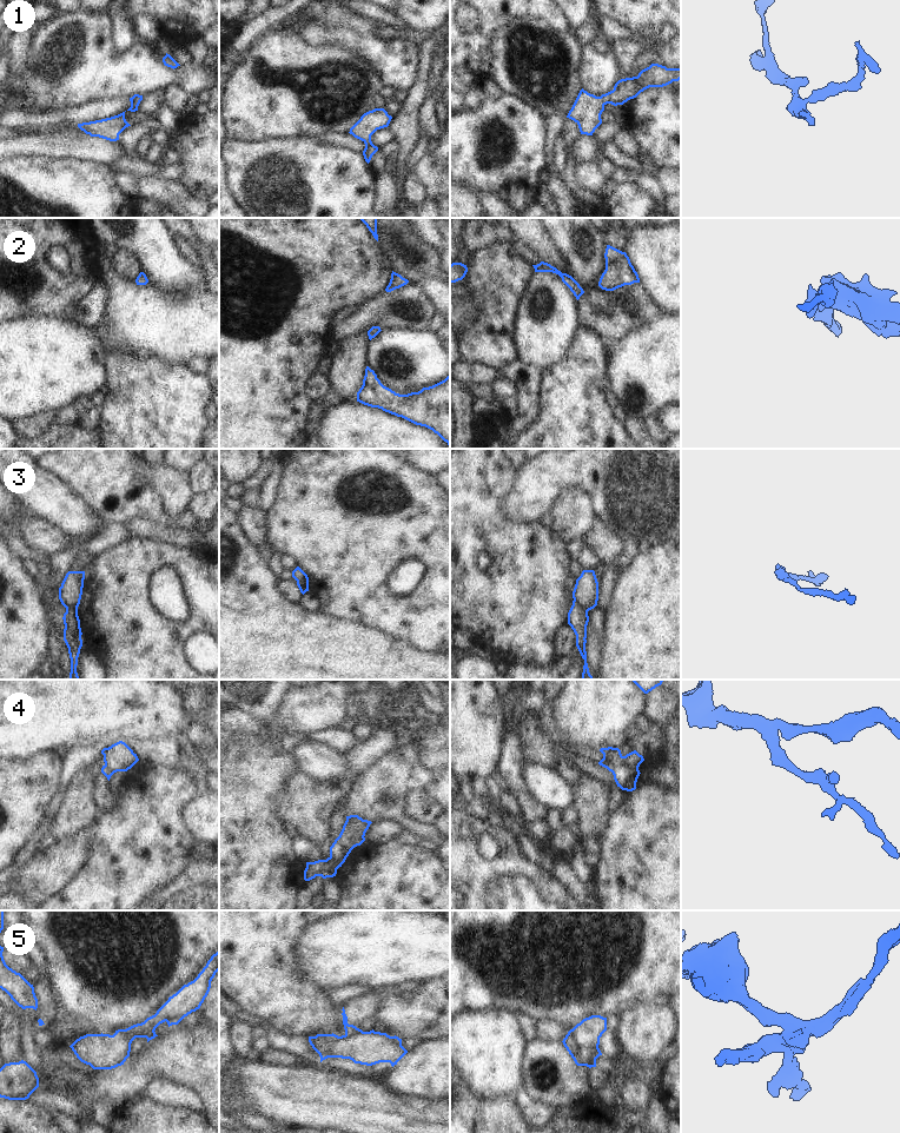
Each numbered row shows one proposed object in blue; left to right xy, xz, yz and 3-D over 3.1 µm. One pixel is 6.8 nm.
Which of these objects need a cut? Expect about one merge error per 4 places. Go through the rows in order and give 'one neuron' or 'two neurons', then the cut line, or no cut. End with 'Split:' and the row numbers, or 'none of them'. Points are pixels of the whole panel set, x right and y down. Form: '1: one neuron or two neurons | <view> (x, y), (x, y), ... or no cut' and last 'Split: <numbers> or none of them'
1: one neuron | no cut
2: one neuron | no cut
3: two neurons | yz (574, 600), (587, 611)
4: two neurons | xz (335, 840), (342, 849), (342, 857), (338, 861)
5: two neurons | yz (569, 1031), (580, 1045), (597, 1046)
Split: 3, 4, 5

